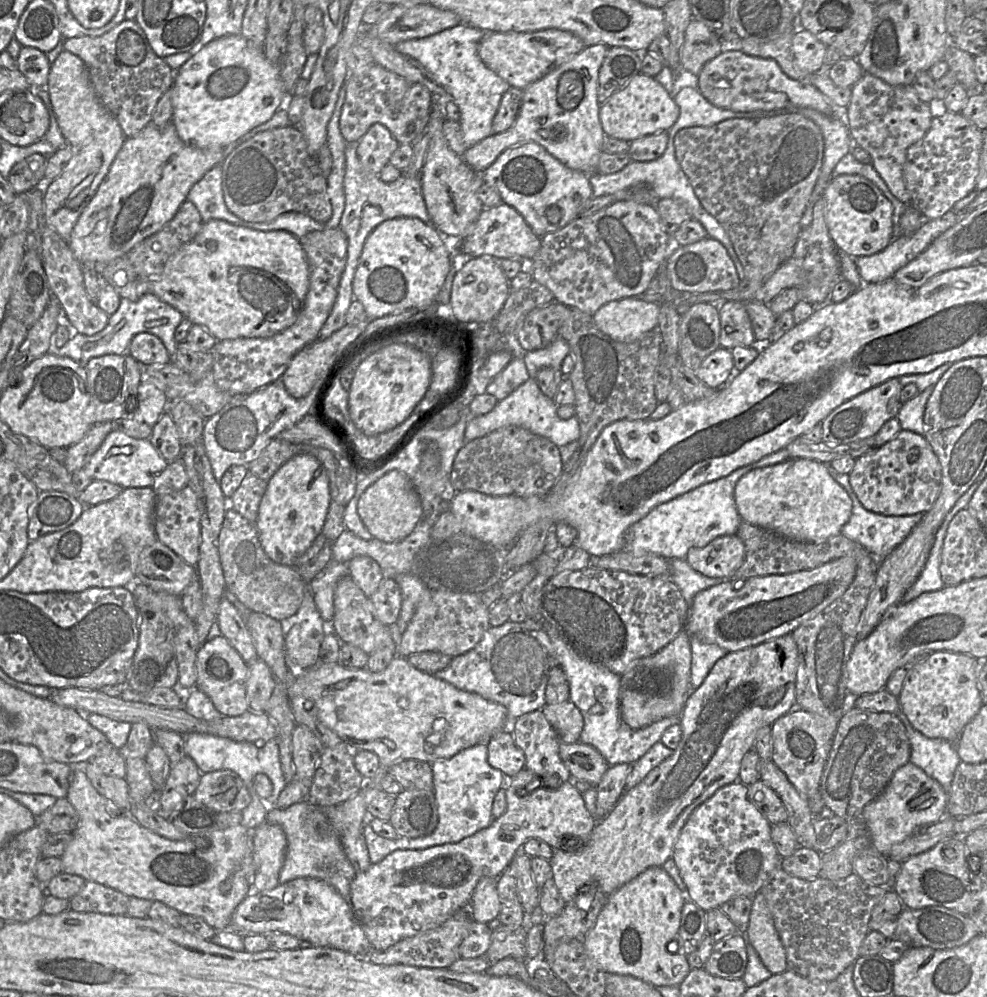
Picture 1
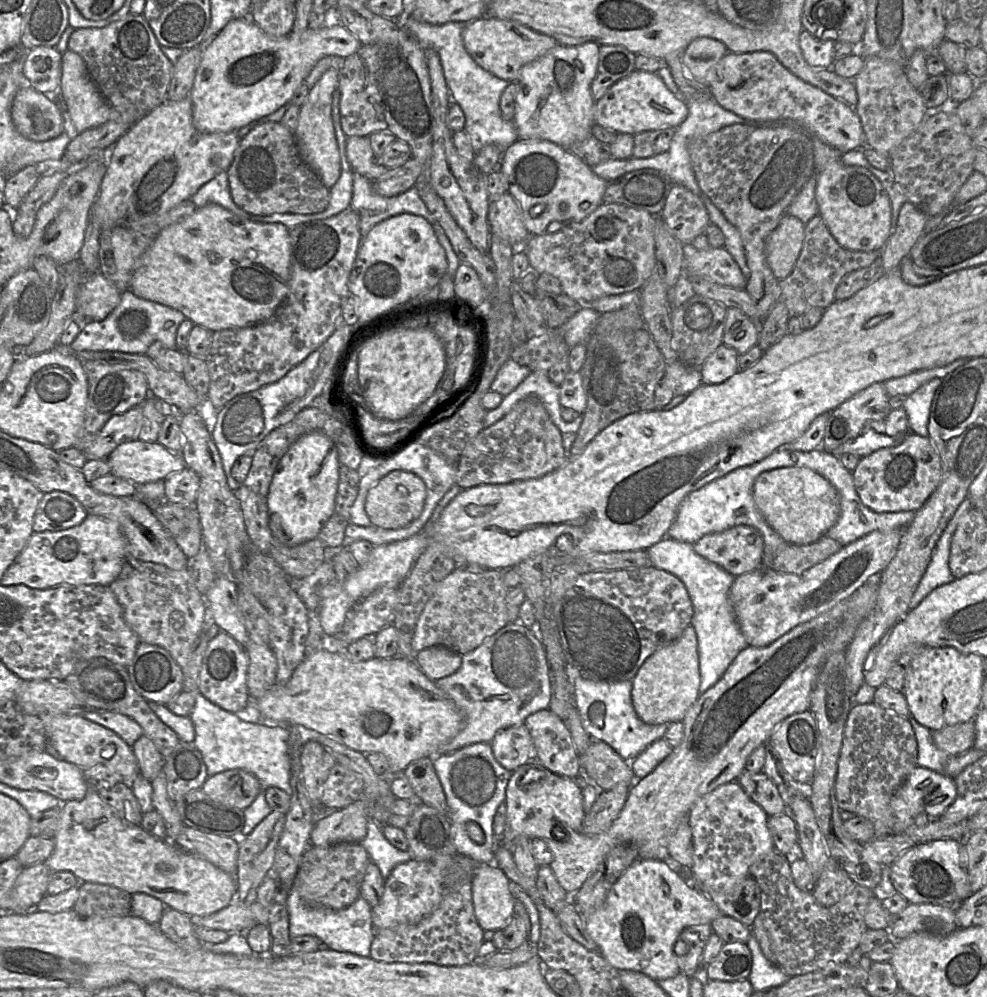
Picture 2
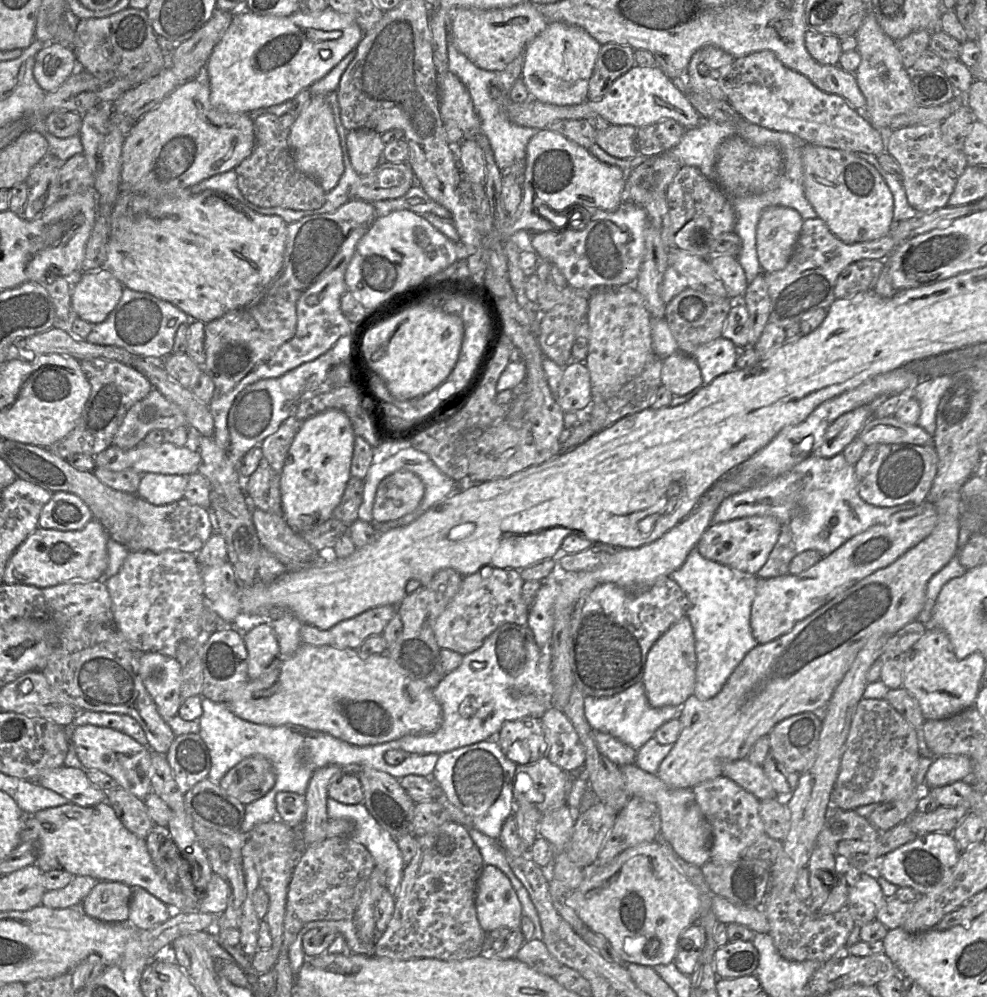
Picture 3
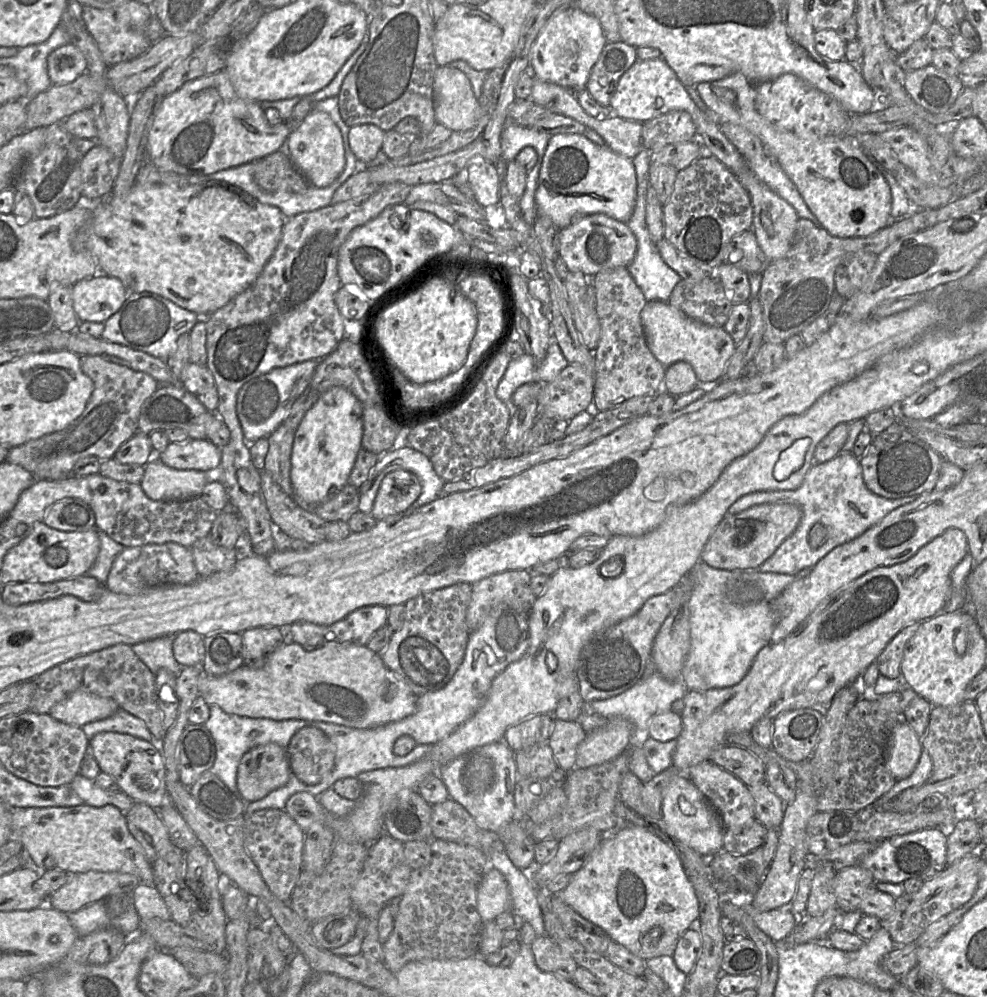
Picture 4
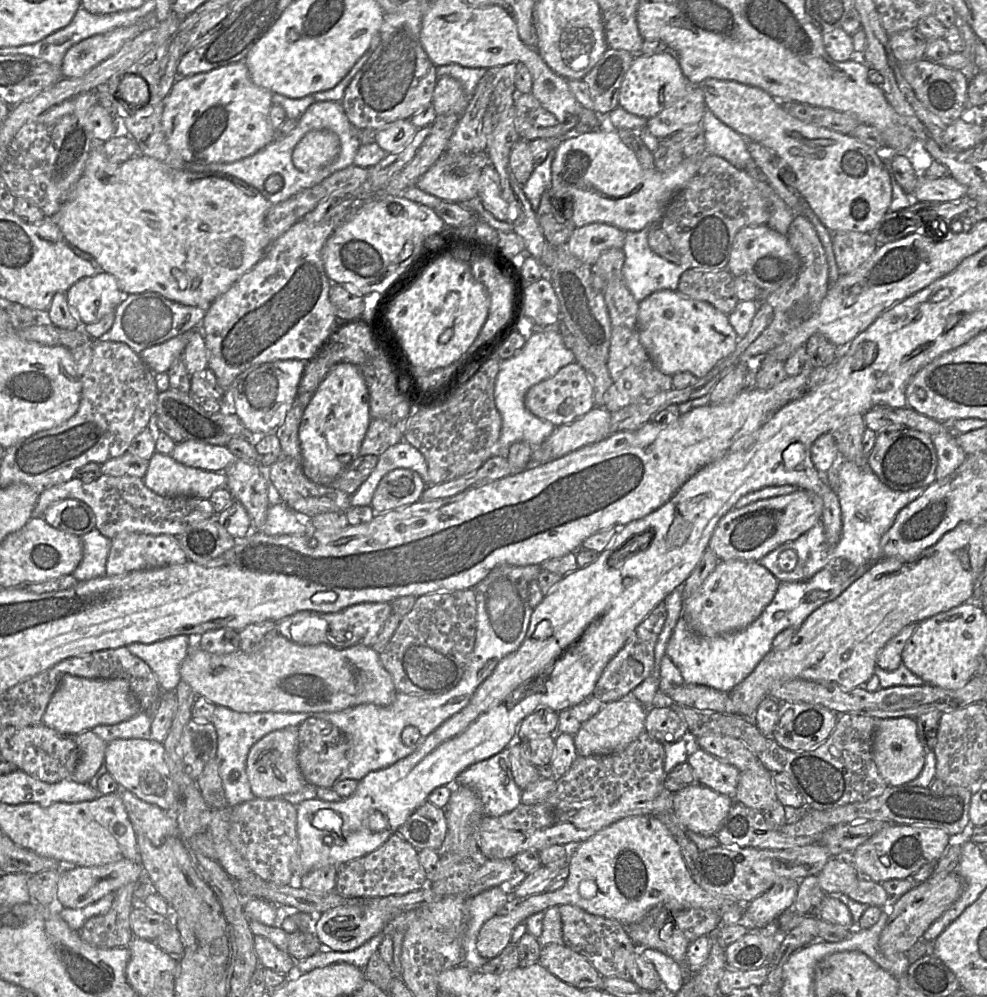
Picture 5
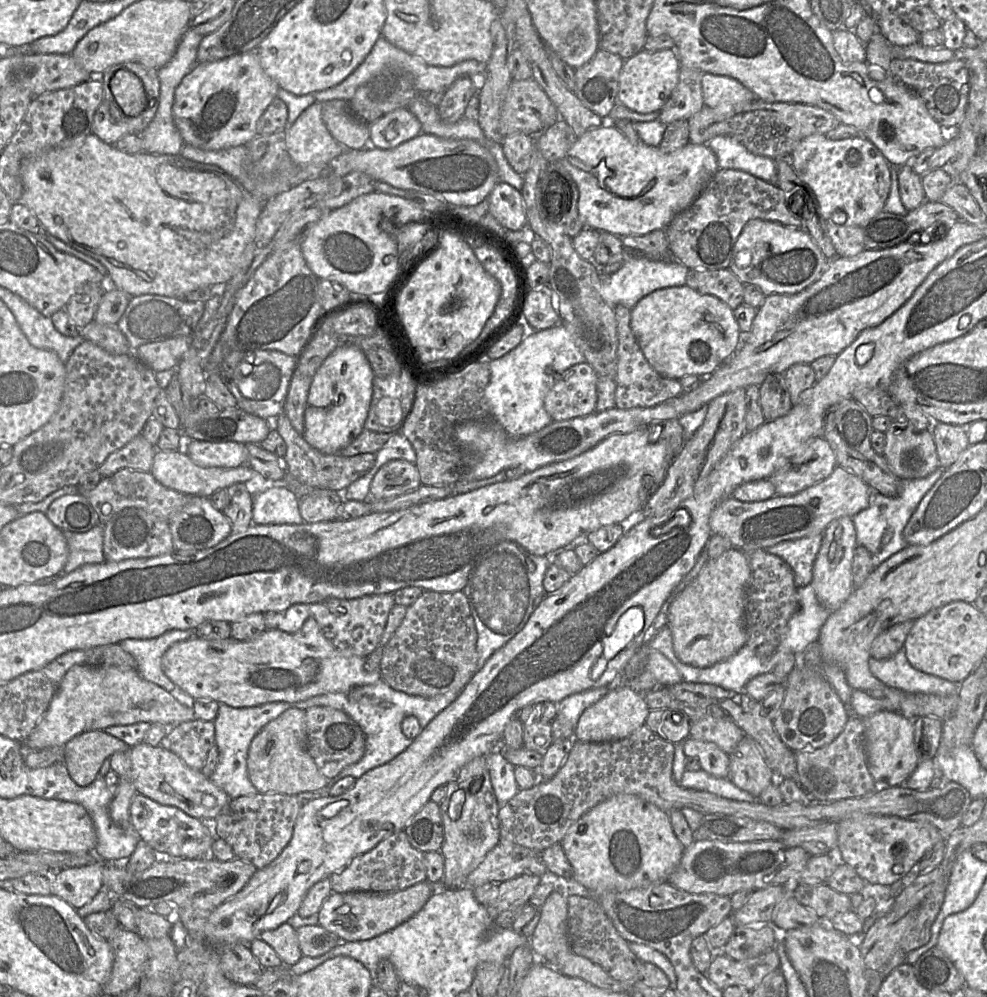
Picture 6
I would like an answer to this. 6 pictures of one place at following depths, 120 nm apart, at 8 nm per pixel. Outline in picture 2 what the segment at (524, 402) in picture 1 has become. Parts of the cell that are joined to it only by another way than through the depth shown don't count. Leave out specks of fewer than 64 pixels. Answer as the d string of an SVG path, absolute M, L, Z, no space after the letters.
M541 371L530 372L510 394L503 398L497 408L487 411L483 422L484 427L489 427L499 421L516 403L528 397L536 397L541 401L550 419L562 434L578 432L582 424L582 414L572 422L566 422L562 419L559 386L555 385Z

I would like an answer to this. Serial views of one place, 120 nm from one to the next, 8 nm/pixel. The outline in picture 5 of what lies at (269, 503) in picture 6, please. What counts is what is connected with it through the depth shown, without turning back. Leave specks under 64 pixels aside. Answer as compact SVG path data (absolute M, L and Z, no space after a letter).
M279 503L269 507L261 531L269 536L306 534L309 528L313 528L310 519L291 510L284 503Z

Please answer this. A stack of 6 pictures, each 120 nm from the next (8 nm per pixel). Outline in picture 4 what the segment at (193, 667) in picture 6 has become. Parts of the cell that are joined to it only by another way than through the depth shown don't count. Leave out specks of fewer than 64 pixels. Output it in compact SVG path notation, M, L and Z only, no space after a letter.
M286 633L283 643L270 654L262 668L253 669L243 664L220 676L202 671L198 680L198 691L199 696L209 705L217 704L229 714L273 720L323 721L356 729L370 729L402 720L415 712L418 699L410 687L386 667L380 654L366 645L329 641L327 645L305 649L300 644L289 641Z

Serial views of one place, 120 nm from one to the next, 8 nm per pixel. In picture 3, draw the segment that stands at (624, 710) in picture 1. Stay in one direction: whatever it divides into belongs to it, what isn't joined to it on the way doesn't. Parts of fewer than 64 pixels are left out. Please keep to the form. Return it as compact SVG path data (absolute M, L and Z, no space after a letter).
M686 615L666 631L650 649L643 677L647 699L653 707L681 706L694 694L696 683L695 635Z

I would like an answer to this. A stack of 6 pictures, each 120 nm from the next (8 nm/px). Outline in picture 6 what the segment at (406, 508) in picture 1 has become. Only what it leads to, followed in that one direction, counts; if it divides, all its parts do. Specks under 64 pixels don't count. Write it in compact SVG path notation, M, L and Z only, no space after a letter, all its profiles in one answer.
M396 459L385 463L370 484L370 499L394 498L417 489L421 485L416 464Z

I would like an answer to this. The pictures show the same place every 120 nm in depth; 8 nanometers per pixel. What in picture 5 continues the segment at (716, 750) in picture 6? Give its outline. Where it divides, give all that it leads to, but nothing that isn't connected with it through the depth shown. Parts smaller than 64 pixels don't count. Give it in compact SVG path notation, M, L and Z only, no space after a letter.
M700 747L691 751L687 763L693 769L697 783L735 799L740 778L740 771L736 767Z

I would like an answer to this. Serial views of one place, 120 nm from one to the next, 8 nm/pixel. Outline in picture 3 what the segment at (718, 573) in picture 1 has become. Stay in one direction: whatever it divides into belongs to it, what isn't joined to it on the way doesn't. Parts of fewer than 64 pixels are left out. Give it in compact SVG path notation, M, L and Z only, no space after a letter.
M751 516L718 524L712 523L696 547L706 559L757 575L777 543L780 531L780 523L773 516Z

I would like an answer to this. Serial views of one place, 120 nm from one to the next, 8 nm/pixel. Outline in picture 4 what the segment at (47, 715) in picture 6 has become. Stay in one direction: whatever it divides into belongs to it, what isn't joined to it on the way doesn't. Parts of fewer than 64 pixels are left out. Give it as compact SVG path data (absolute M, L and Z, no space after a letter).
M78 690L55 704L49 715L58 721L81 728L89 722L113 715L118 709L118 704L112 698Z

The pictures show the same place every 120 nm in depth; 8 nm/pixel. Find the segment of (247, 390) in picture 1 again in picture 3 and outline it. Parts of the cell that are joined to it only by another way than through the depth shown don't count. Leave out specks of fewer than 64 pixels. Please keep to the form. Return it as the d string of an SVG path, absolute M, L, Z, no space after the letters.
M351 198L334 212L311 215L308 217L304 217L297 222L288 224L283 267L278 277L272 282L261 299L249 306L230 311L224 316L206 324L205 362L202 366L202 371L204 370L211 377L214 383L213 396L208 404L208 408L214 421L213 439L215 440L216 444L226 453L229 446L227 416L234 402L234 399L245 387L263 379L278 378L286 372L297 368L301 364L315 360L316 358L330 350L341 336L350 334L350 322L345 318L340 307L340 299L342 295L348 290L345 283L345 273L352 259L357 243L370 229L376 218L377 213L373 206L373 203L366 202L357 198Z

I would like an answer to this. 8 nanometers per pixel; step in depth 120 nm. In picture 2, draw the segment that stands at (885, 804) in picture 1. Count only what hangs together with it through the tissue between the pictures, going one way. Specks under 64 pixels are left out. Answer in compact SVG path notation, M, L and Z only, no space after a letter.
M916 766L891 799L890 807L894 814L892 834L903 834L908 827L915 824L915 818L922 812L939 819L954 802L956 796L957 787L953 778Z

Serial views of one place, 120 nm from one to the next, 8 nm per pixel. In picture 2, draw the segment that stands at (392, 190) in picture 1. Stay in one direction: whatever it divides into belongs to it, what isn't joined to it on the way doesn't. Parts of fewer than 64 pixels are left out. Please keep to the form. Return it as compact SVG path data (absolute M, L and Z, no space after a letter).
M353 173L353 191L350 207L359 215L359 229L363 238L381 221L403 213L436 222L421 199L416 186L393 197L384 197L375 192L372 181L361 174Z

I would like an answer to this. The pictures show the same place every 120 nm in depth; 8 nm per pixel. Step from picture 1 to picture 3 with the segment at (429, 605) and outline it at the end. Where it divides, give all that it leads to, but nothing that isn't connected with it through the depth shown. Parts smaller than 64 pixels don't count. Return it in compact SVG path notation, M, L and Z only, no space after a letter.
M481 568L463 576L459 592L435 622L434 634L439 647L463 656L478 649L494 630L505 623L526 625L530 605L522 598L523 584L517 569Z

